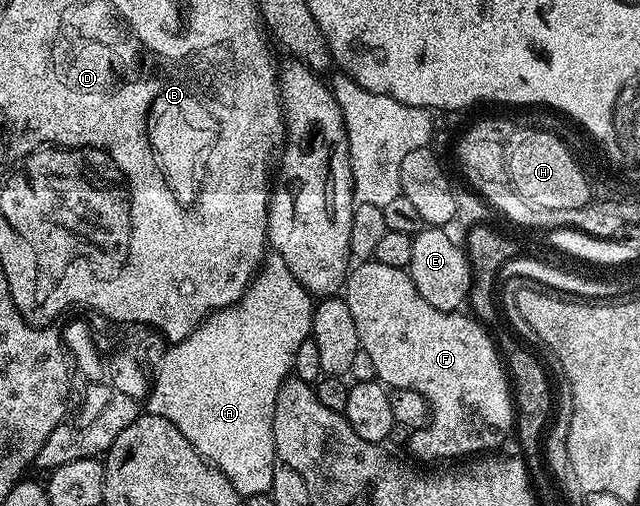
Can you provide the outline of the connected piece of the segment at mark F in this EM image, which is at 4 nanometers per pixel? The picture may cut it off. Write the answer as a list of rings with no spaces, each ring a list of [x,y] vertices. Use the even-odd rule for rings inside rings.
[[[360,261],[349,270],[348,277],[344,281],[342,288],[342,298],[345,305],[350,309],[350,317],[354,317],[354,329],[358,329],[360,338],[360,349],[368,354],[370,361],[374,361],[376,370],[376,379],[387,385],[389,388],[401,387],[402,389],[414,389],[414,393],[422,393],[422,397],[428,402],[430,418],[427,427],[420,428],[419,431],[413,431],[407,436],[408,447],[412,450],[411,458],[425,459],[425,464],[432,465],[435,459],[444,459],[440,461],[460,461],[465,457],[476,457],[481,453],[492,453],[496,446],[503,441],[514,427],[514,400],[512,397],[512,388],[510,386],[510,376],[506,370],[506,364],[502,358],[501,352],[492,344],[492,339],[488,336],[489,328],[484,323],[477,321],[471,314],[461,313],[460,311],[443,311],[434,309],[422,293],[414,285],[414,281],[409,277],[407,270],[403,267],[394,265],[382,265],[375,261]]]

